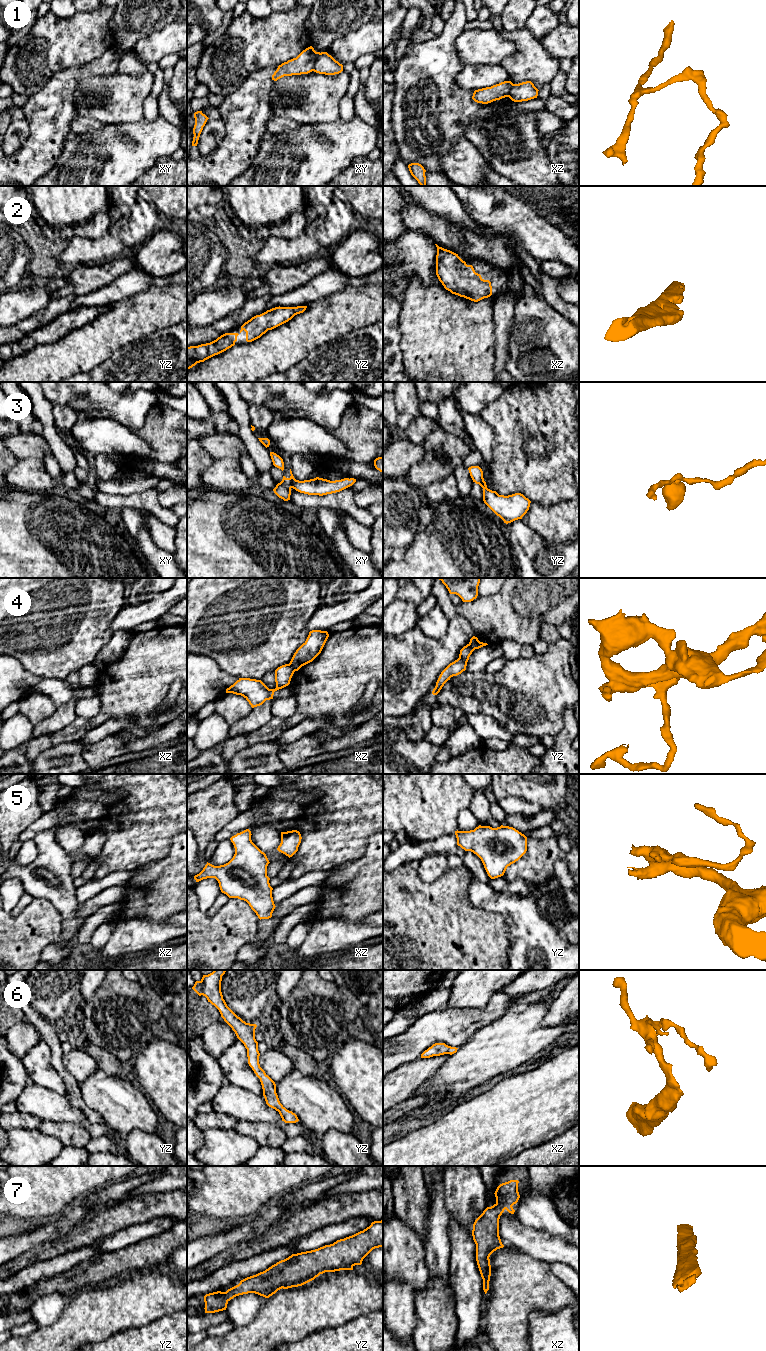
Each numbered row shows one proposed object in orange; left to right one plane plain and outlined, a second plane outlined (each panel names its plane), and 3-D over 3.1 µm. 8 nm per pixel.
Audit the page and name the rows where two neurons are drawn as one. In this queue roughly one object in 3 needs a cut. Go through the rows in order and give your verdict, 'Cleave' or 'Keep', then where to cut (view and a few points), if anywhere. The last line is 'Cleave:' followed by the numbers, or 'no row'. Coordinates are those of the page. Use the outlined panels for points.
1: Cleave. Split along xy (317, 52), (313, 70)
2: Keep. No split
3: Cleave. Split along xy (289, 478), (292, 487)
4: Cleave. Split along xz (289, 663), (294, 671)
5: Keep. No split
6: Keep. No split
7: Keep. No split
Cleave: 1, 3, 4

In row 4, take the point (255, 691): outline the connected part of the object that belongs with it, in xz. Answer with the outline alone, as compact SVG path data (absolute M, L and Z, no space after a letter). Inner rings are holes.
M285 664L275 670L276 688L269 689L261 680L239 678L226 689L226 693L243 696L252 708L262 705L266 700L273 699L274 692L290 684L294 674L290 664Z

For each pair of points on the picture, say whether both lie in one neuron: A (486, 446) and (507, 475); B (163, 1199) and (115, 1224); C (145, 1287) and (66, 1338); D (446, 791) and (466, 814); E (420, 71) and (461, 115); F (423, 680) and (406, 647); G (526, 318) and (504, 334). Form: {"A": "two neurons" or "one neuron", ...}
{"A": "two neurons", "B": "one neuron", "C": "one neuron", "D": "two neurons", "E": "one neuron", "F": "one neuron", "G": "two neurons"}

